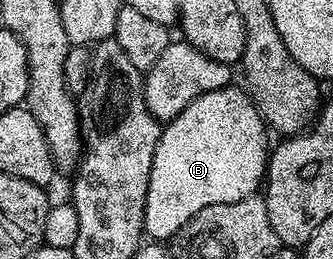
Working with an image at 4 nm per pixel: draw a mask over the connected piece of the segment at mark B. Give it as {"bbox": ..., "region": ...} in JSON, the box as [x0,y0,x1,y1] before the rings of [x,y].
{"bbox":[144,87,270,242],"region":[[[229,87],[210,91],[191,101],[175,119],[163,126],[160,142],[154,151],[150,187],[144,200],[145,234],[153,242],[167,242],[167,237],[175,238],[178,230],[190,223],[190,219],[198,215],[202,207],[238,203],[238,199],[253,196],[261,188],[268,171],[270,144],[264,132],[264,119],[243,88]]]}

